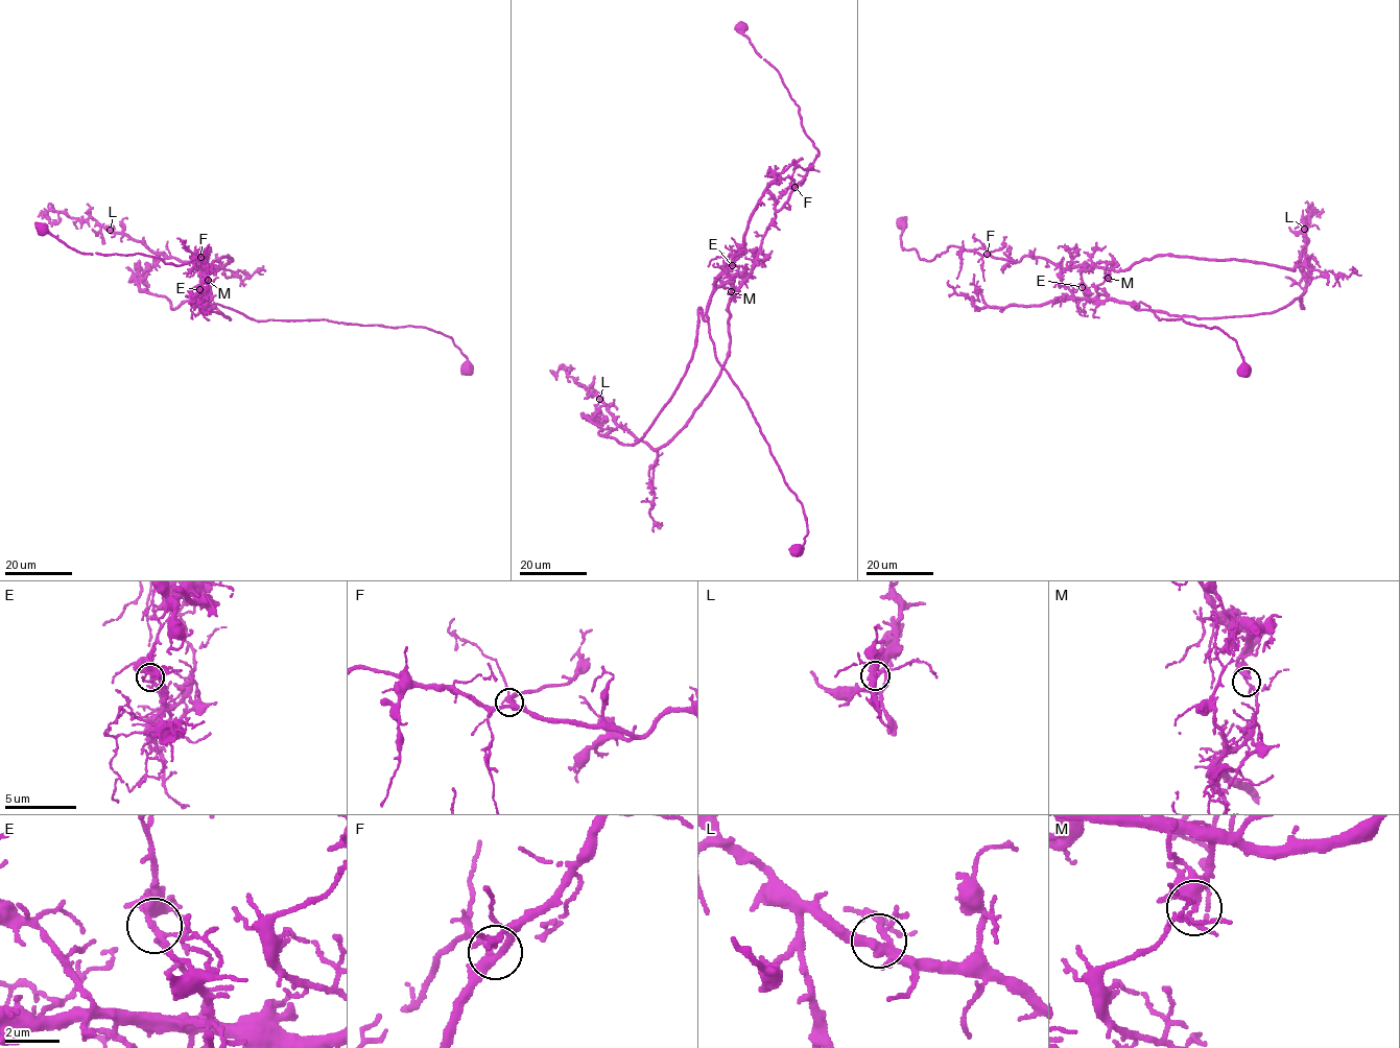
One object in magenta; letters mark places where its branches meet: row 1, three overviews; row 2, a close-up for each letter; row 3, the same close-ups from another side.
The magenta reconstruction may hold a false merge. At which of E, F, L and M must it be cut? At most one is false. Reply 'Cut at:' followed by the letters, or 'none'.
Cut at: M

